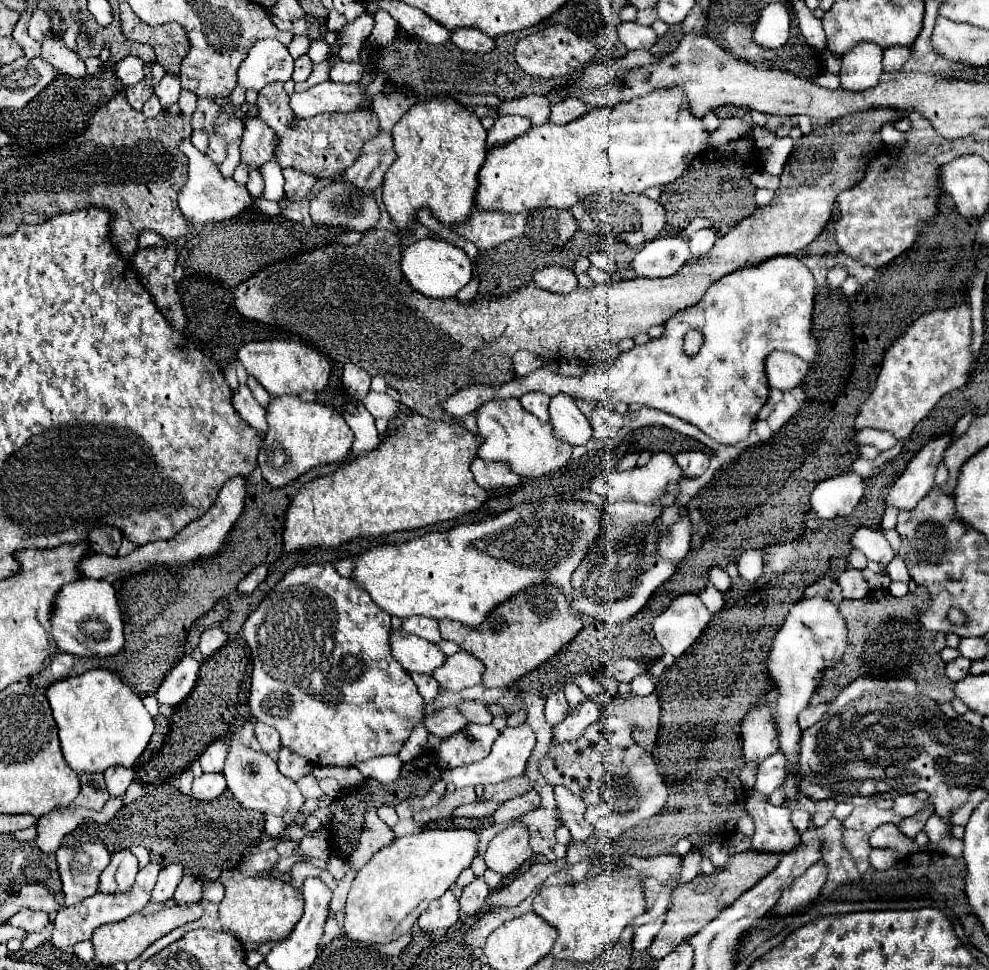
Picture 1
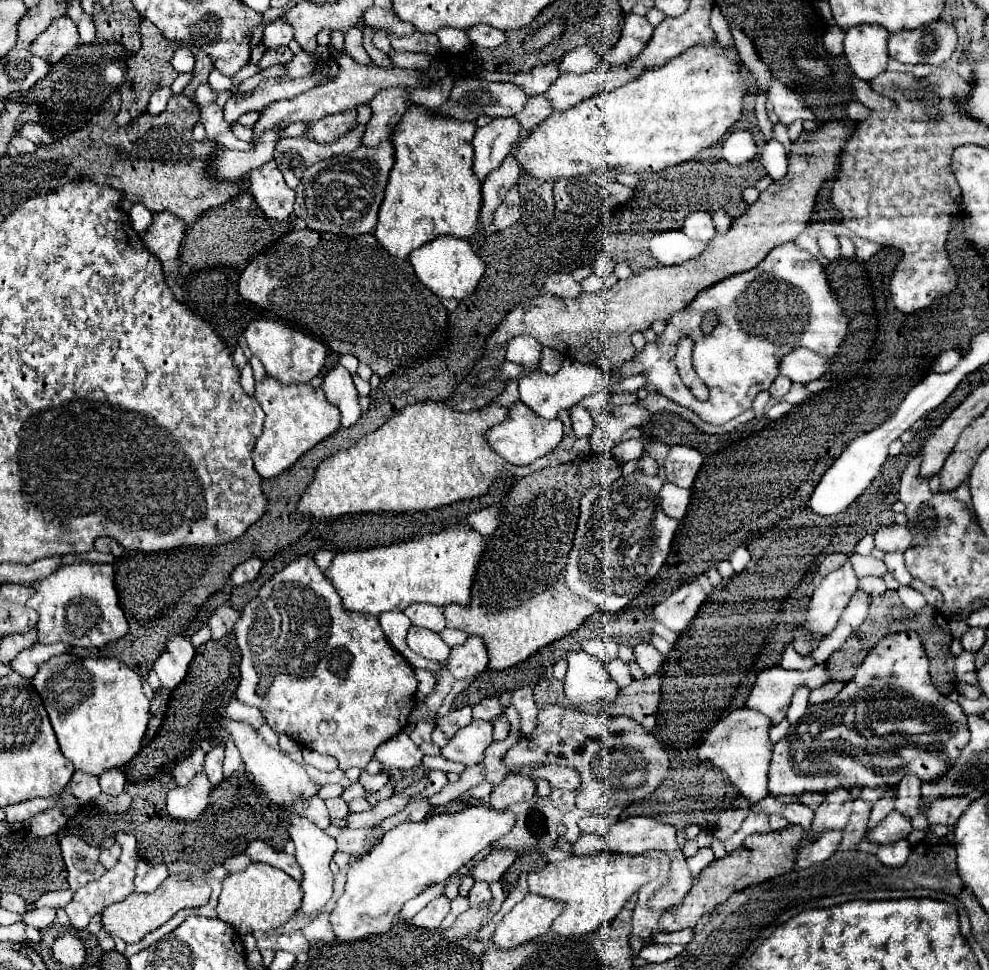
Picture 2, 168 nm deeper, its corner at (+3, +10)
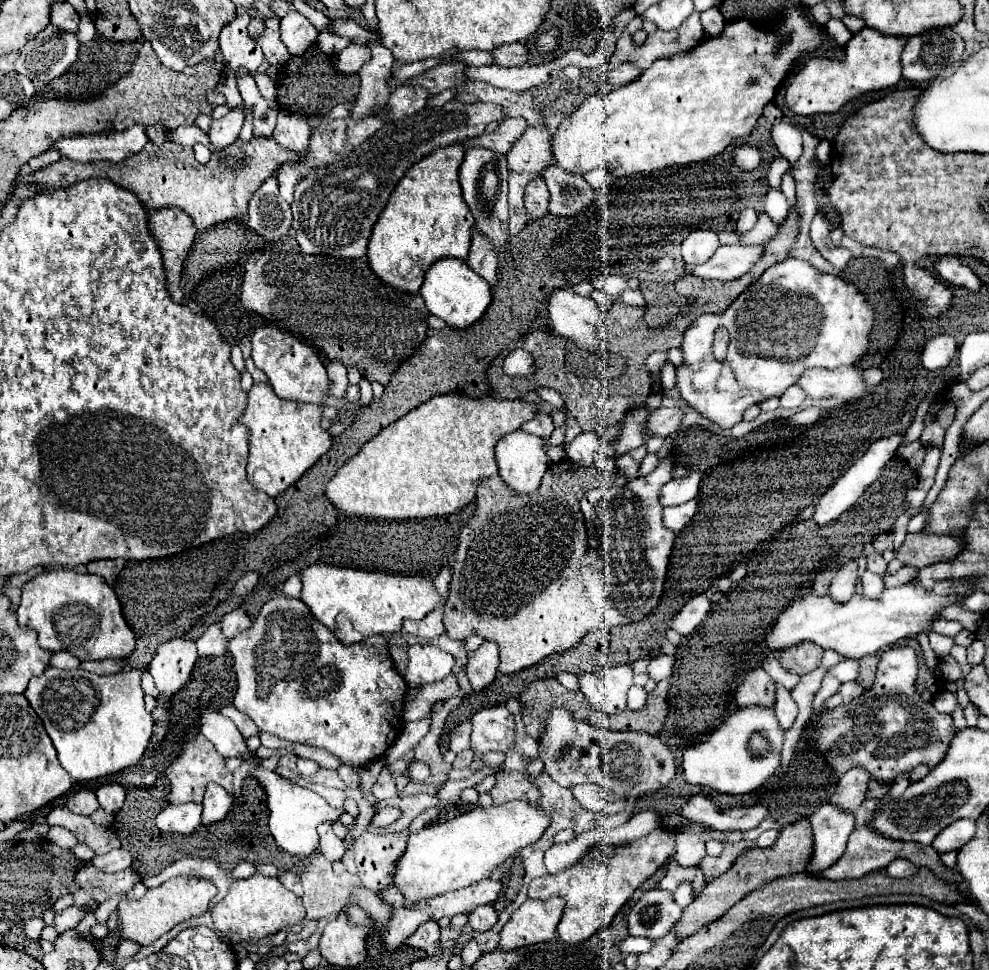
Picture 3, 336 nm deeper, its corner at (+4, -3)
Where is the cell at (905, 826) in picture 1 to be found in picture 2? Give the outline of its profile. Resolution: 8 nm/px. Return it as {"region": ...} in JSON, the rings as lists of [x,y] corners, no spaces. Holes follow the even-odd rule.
{"region":[[[893,811],[873,831],[867,831],[867,837],[873,843],[893,843],[899,839],[907,839],[909,833],[911,833],[911,819]]]}

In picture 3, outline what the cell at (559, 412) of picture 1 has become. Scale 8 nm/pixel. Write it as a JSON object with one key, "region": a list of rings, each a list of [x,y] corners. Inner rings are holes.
{"region":[[[582,432],[578,434],[568,446],[566,446],[566,454],[572,462],[578,462],[582,466],[594,466],[596,462],[596,454],[602,450],[602,442],[600,438],[596,438],[596,434],[592,432]]]}

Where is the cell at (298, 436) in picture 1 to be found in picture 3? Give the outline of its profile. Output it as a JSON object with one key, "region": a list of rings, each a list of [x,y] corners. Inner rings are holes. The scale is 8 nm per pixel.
{"region":[[[254,384],[250,388],[240,424],[250,430],[248,482],[268,496],[278,496],[290,488],[322,454],[328,452],[332,444],[332,436],[320,420],[320,406],[280,400],[270,384]]]}

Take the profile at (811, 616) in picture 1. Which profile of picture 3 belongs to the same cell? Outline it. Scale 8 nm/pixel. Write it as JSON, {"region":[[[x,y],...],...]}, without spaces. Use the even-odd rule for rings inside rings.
{"region":[[[848,560],[834,576],[832,584],[830,584],[830,596],[836,600],[836,602],[842,602],[844,600],[850,600],[854,596],[854,586],[856,586],[856,580],[858,580],[858,564],[856,560]]]}

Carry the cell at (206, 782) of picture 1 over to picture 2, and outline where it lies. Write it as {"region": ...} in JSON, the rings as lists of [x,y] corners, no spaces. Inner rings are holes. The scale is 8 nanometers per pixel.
{"region":[[[205,771],[197,773],[185,787],[177,787],[167,793],[167,811],[175,819],[197,819],[207,807],[211,781]]]}

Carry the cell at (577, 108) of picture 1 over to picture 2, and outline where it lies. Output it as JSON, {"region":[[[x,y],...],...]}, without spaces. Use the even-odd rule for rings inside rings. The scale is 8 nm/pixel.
{"region":[[[541,93],[529,99],[529,103],[525,105],[525,111],[517,113],[517,119],[521,119],[523,129],[531,129],[535,125],[539,125],[541,121],[545,121],[549,115],[553,113],[551,101]]]}

